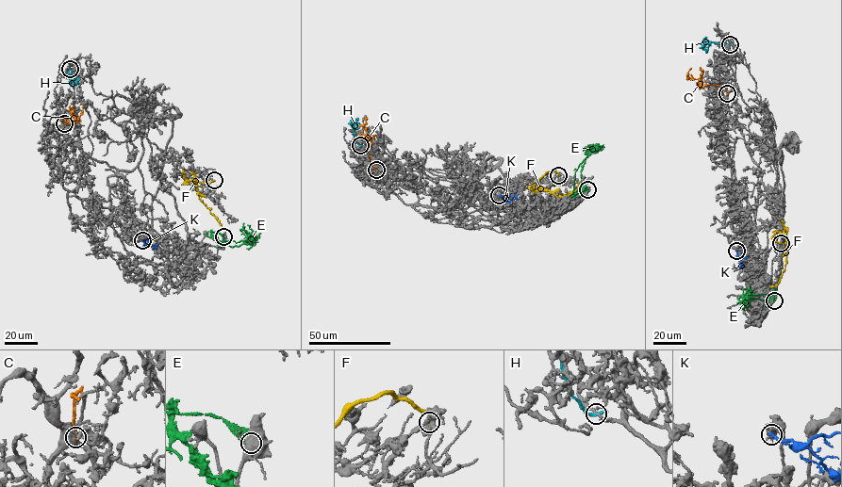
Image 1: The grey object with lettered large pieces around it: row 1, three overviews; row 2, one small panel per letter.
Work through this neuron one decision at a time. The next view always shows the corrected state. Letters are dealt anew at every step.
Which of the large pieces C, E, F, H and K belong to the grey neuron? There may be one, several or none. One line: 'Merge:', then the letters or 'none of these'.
Merge: none of these

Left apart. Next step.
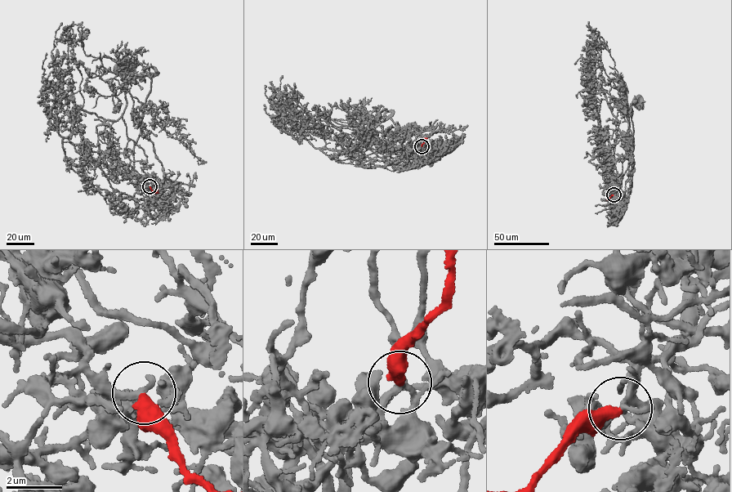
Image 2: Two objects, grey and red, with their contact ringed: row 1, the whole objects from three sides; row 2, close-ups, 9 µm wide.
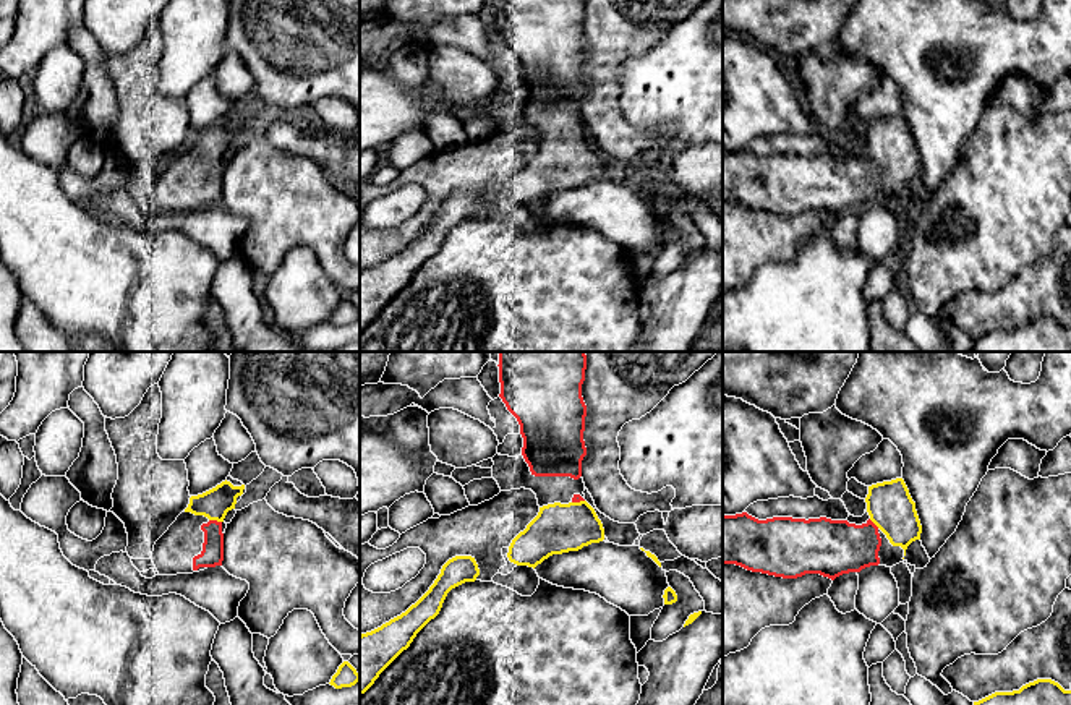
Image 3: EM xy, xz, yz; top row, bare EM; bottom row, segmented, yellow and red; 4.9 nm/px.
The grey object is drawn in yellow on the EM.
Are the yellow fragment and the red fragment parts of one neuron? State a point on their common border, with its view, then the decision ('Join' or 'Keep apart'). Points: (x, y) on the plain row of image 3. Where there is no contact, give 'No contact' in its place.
Touches yellow at xy (216, 156). Join

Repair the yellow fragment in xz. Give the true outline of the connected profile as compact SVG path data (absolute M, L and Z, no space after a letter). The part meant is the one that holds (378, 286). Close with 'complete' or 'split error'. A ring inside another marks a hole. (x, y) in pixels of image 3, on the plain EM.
M475 194L449 196L434 220L415 241L381 264L360 272L360 334L410 284L416 271L439 251L447 230L465 219L475 219L478 212Z; complete

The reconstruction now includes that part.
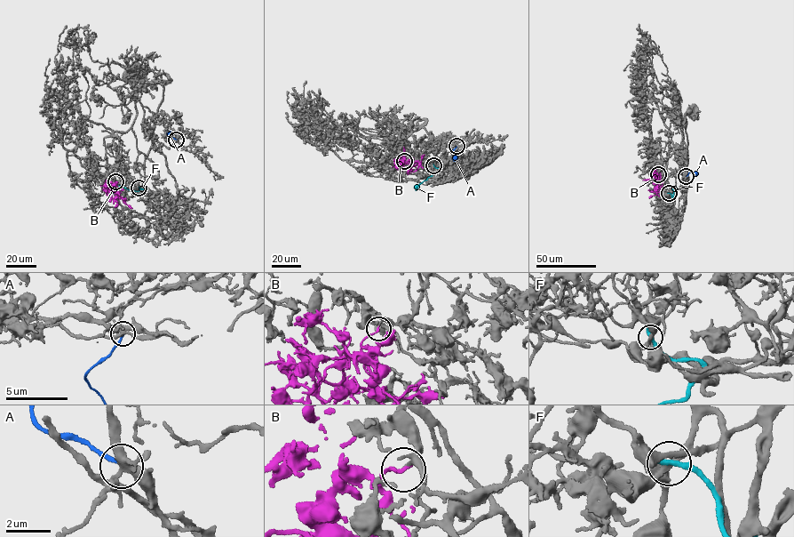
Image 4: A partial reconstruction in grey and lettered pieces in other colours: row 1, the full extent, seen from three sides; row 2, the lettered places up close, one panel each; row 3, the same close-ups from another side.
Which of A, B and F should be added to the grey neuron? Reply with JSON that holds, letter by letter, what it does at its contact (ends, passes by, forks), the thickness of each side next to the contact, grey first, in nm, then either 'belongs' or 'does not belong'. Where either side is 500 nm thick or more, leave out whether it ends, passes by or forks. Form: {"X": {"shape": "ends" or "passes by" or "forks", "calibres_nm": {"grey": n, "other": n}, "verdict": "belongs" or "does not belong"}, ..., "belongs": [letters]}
{"A": {"shape": "ends", "calibres_nm": {"grey": 360, "other": 150}, "verdict": "does not belong"}, "B": {"shape": "ends", "calibres_nm": {"grey": 110, "other": 140}, "verdict": "belongs"}, "F": {"shape": "ends", "calibres_nm": {"grey": 200, "other": 320}, "verdict": "does not belong"}, "belongs": ["B"]}

